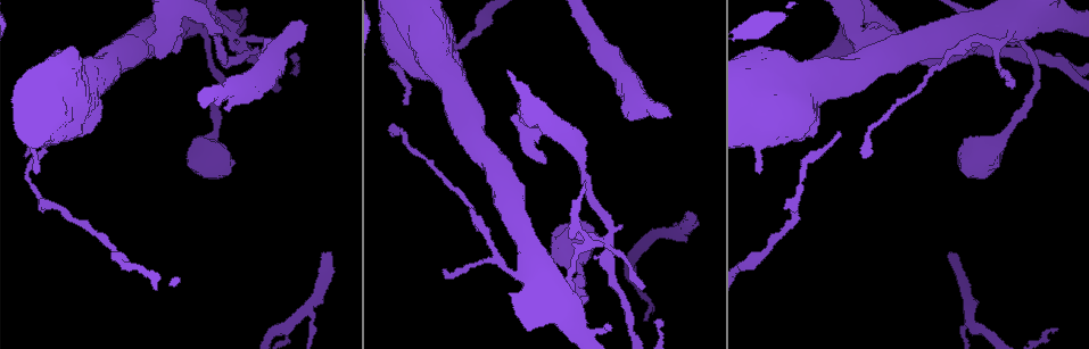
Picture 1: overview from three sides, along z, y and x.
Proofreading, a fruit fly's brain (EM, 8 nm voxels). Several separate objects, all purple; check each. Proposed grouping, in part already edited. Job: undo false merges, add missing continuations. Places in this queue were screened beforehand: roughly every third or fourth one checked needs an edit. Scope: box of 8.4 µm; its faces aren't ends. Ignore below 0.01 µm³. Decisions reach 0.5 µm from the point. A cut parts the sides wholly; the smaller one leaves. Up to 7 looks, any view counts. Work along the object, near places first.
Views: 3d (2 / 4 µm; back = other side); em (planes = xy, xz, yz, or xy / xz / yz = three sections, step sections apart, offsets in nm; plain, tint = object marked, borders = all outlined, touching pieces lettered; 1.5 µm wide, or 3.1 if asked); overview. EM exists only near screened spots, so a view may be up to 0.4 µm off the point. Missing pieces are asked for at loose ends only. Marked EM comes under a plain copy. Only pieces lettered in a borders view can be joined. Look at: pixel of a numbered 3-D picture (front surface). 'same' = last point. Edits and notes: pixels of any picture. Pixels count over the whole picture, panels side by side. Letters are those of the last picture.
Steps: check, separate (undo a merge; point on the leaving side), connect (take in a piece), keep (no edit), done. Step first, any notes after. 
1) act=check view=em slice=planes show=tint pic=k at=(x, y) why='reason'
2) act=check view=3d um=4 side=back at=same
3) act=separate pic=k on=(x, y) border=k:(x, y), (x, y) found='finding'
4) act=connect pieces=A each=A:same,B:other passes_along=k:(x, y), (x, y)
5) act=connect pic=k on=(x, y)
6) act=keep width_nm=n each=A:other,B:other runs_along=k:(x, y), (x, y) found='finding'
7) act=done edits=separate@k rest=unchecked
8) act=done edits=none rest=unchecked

act=check view=em slice=planes show=borders pic=1 at=(644, 286) why='tapers out'

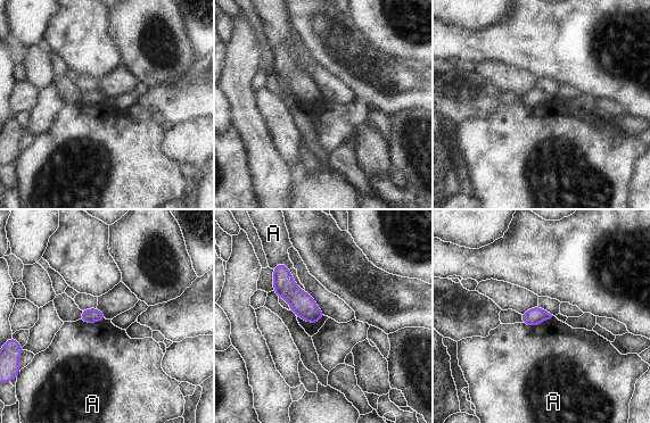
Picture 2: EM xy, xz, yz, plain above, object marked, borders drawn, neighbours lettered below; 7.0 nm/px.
act=keep each=A:other border=2:(277, 263), (288, 268), (304, 291) found='none of them fits'

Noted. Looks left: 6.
act=check view=3d um=2 pic=1 at=(306, 27) why='thick end'

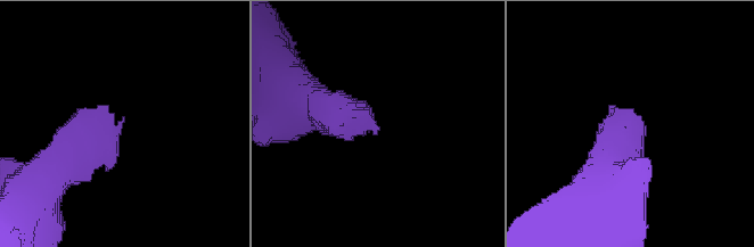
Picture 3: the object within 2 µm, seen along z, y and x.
act=check view=em slice=planes show=tint pic=3 at=(377, 125)

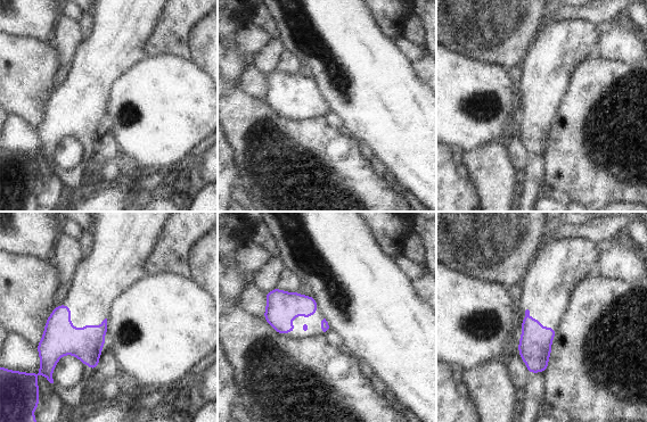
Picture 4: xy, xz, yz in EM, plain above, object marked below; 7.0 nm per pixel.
act=check view=em slice=planes show=borders at=same

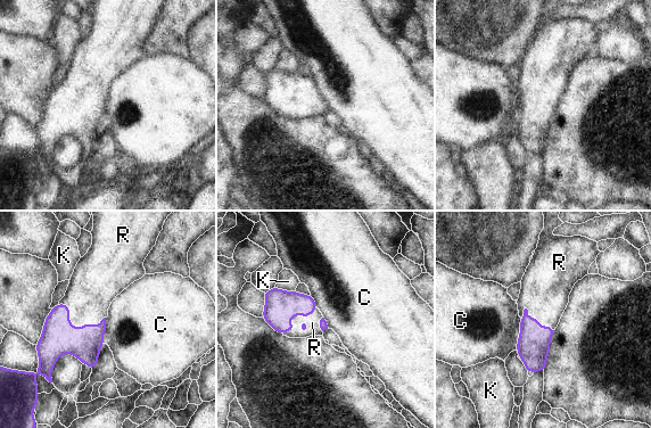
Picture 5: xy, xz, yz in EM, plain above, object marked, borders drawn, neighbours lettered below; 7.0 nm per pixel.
act=connect pieces=R each=C:other,K:other,R:same passes_along=5:(58, 337), (76, 327), (89, 294) found='the neuron continues'

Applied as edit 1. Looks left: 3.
act=check view=overview why='see it whole again'

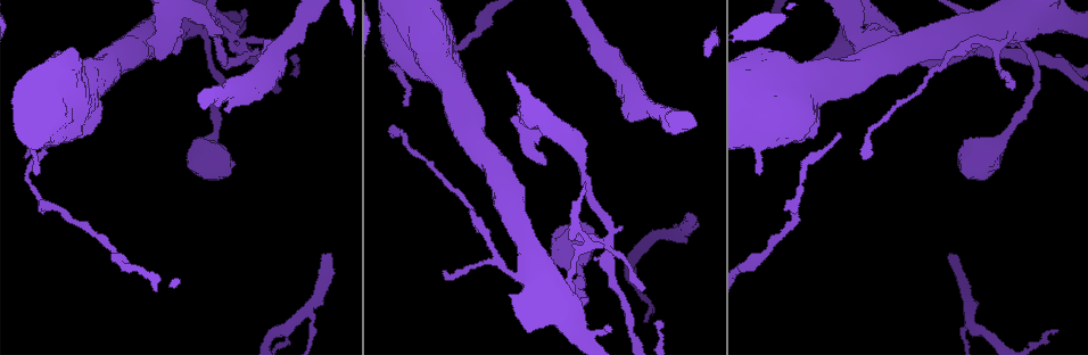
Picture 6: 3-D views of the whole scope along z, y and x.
act=check view=em slice=planes show=tint pic=6 at=(408, 103) why='free end'

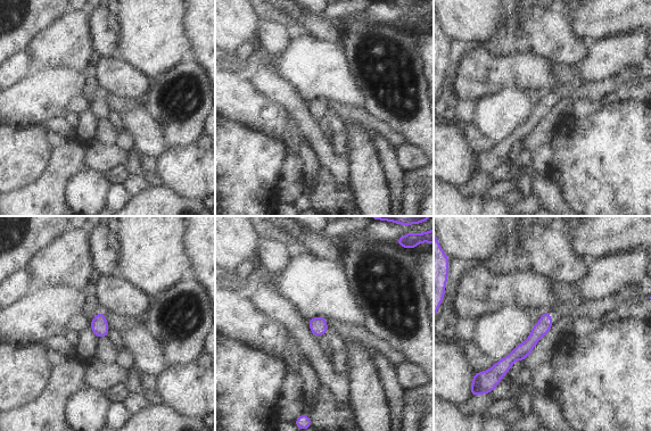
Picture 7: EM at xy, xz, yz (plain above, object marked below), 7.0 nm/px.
act=check view=em slice=planes show=borders at=same why='what lies round it'

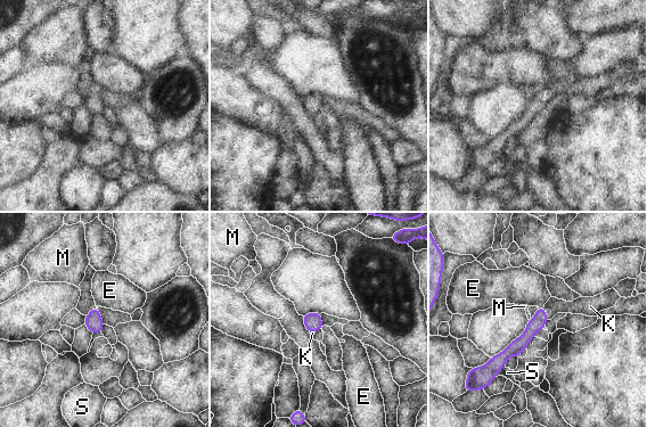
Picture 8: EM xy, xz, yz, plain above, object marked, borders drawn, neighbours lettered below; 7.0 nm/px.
act=connect pieces=K longest_contact=S:100nm each=E:other,K:same,M:other,S:other passes_along=8:(534, 325), (545, 313), (554, 305) found='the neuron continues'

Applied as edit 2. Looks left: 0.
act=done edits=connect@5,connect@8 rest=unchecked

